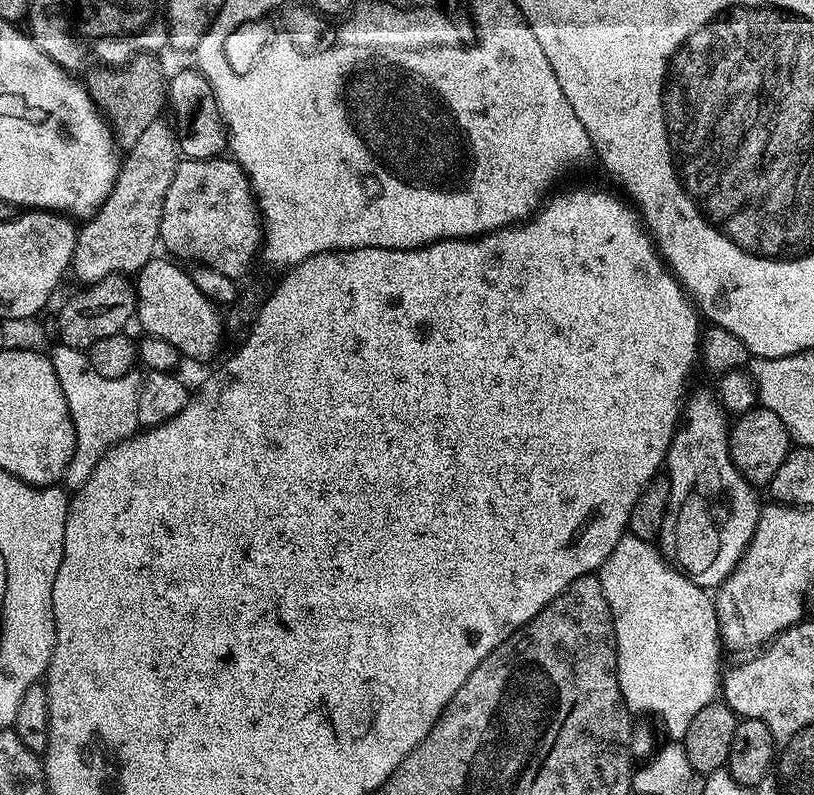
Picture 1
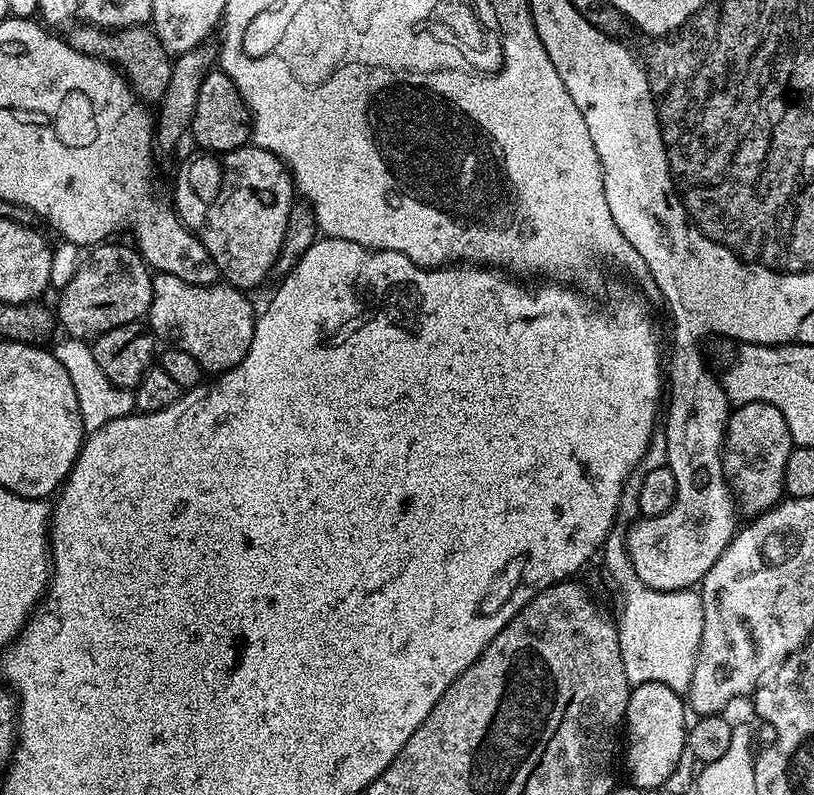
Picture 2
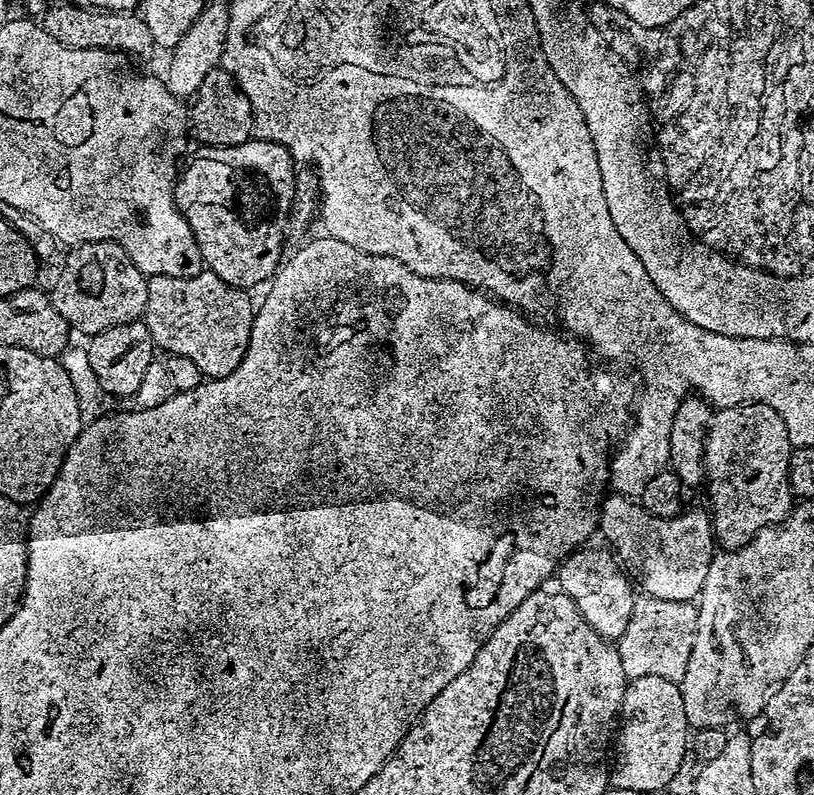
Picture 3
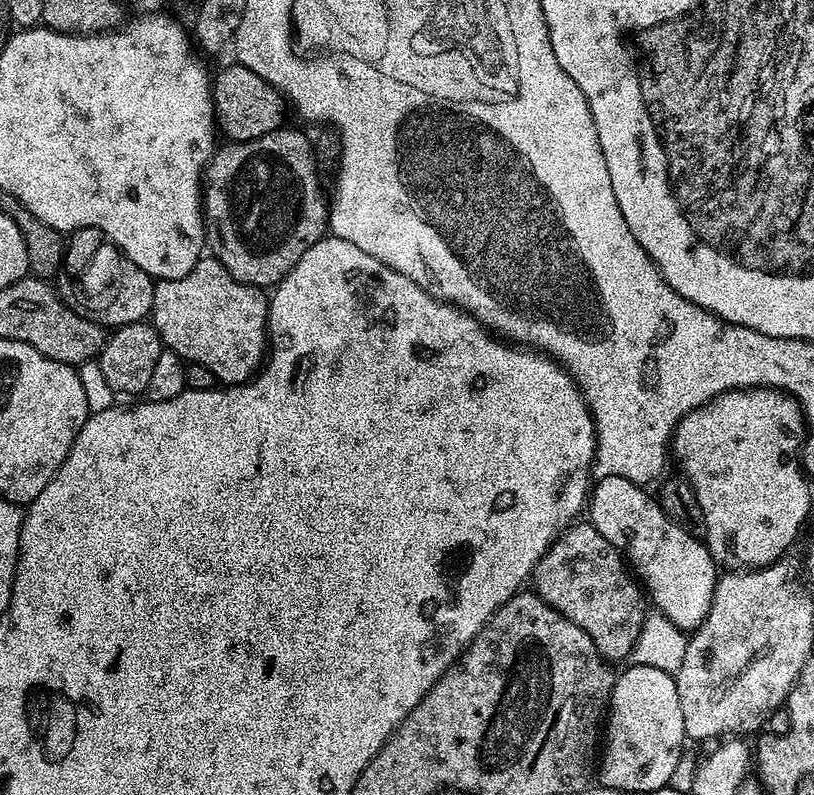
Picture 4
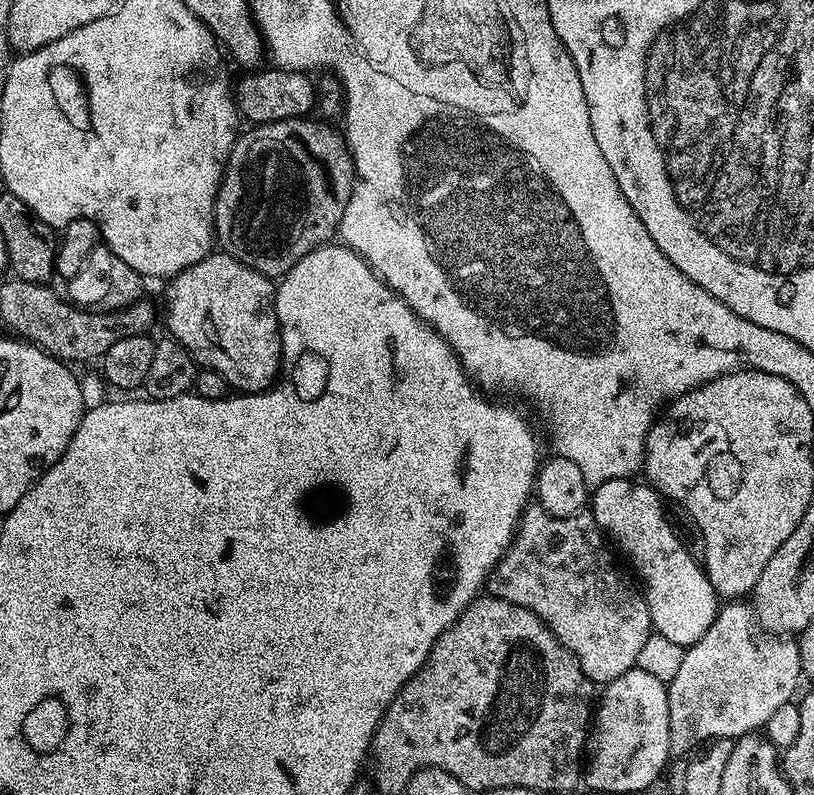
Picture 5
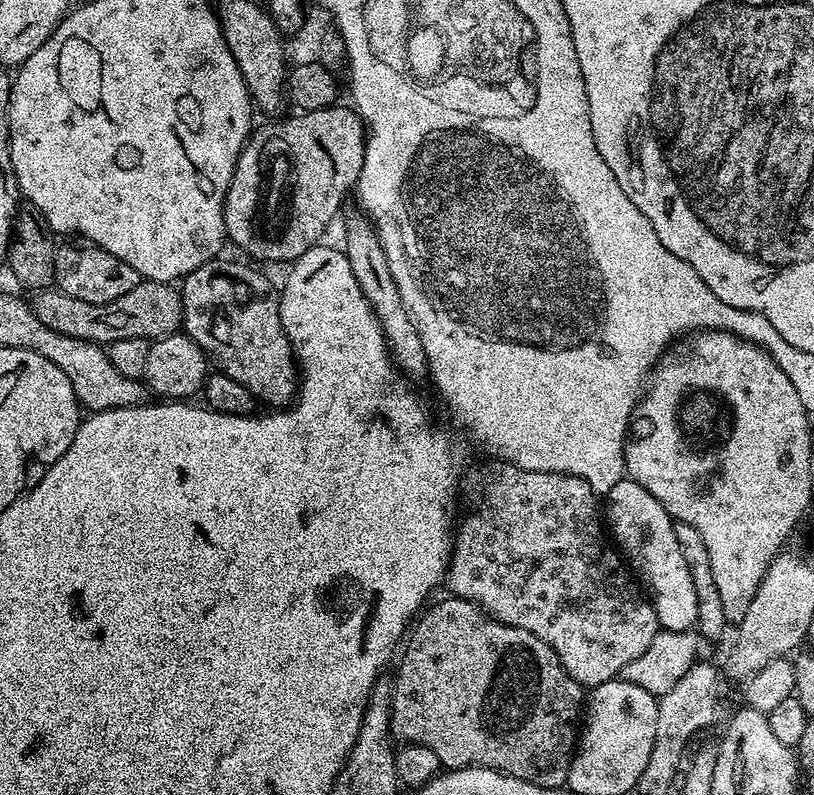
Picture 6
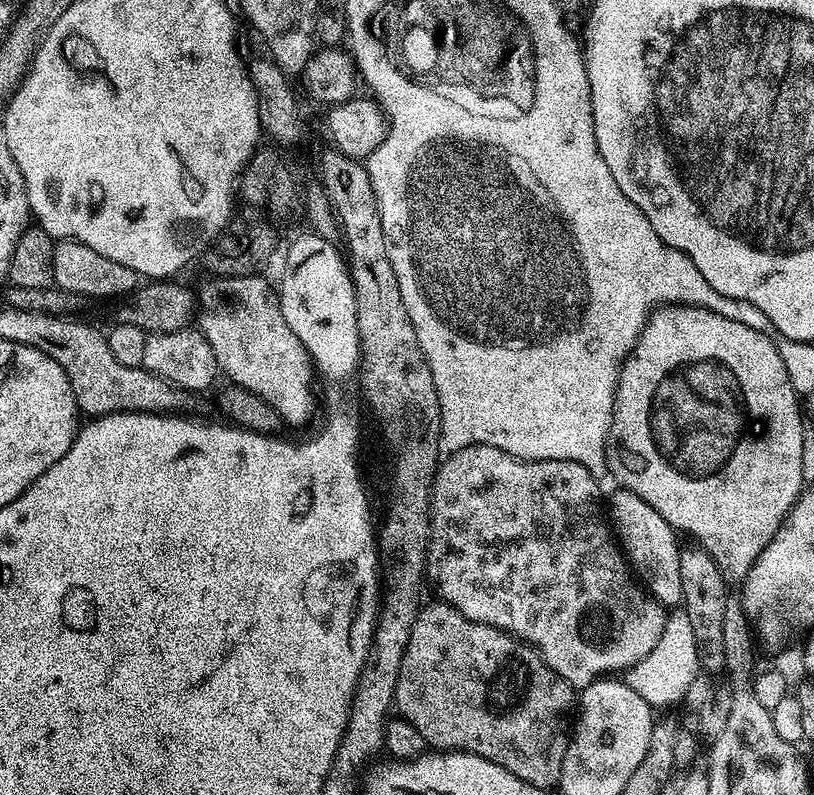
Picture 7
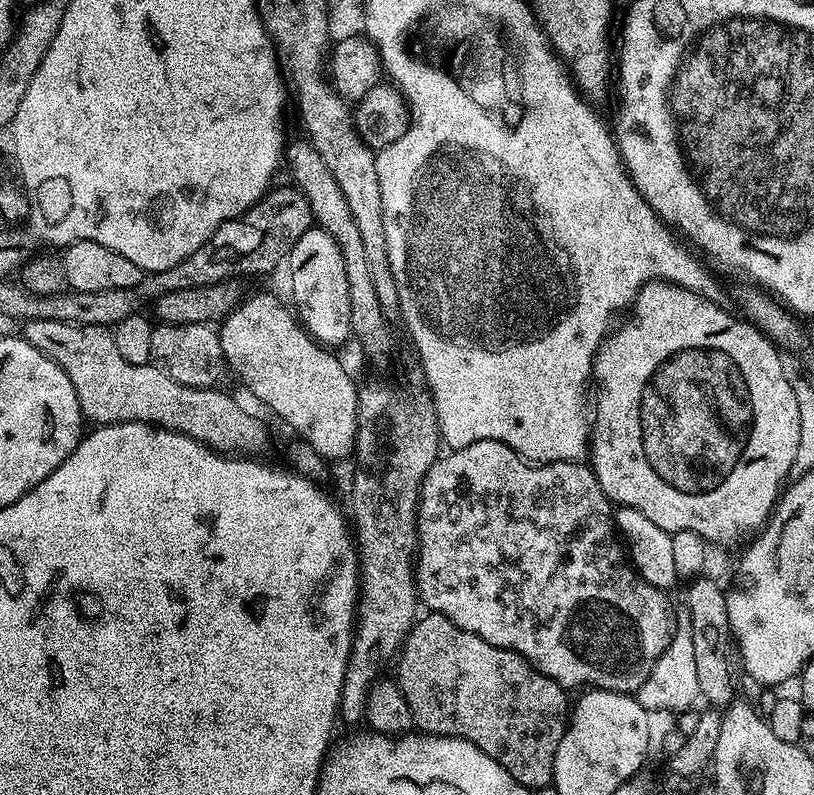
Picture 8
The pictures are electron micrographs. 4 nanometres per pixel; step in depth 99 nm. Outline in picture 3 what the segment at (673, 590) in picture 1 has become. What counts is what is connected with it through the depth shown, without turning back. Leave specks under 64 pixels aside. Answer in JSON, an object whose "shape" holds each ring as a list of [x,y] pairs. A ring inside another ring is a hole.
{"shape":[[[647,594],[637,595],[634,614],[630,614],[630,626],[618,641],[622,670],[626,670],[628,679],[657,676],[677,682],[683,680],[696,637],[697,611],[697,605],[687,600],[670,602]]]}

